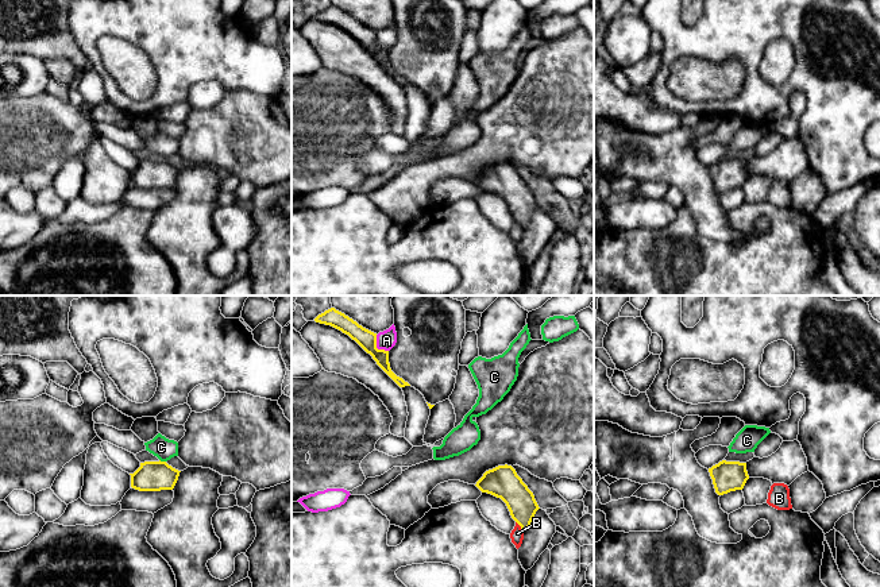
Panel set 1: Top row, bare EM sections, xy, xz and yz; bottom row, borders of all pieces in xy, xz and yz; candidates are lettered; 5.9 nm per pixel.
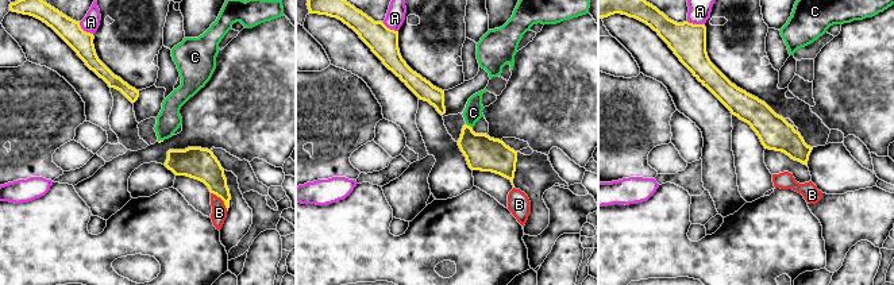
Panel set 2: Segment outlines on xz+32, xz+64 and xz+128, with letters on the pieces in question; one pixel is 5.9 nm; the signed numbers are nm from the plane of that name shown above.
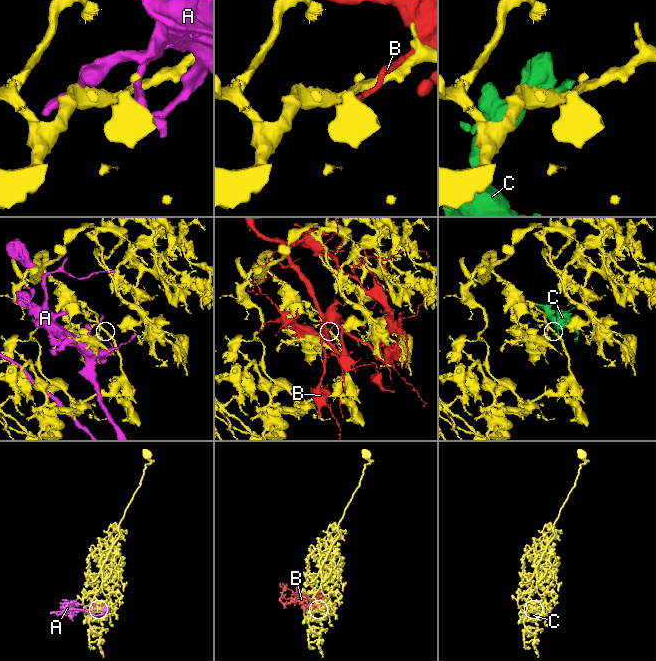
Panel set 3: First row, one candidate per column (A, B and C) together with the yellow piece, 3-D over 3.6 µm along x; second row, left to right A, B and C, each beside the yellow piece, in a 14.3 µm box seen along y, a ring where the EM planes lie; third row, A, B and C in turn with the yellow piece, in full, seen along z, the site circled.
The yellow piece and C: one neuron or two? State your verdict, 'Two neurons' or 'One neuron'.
One neuron

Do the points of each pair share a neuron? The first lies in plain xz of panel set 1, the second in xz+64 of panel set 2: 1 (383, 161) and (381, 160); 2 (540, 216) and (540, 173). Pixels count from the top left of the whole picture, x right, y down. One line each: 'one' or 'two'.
1: one
2: one

